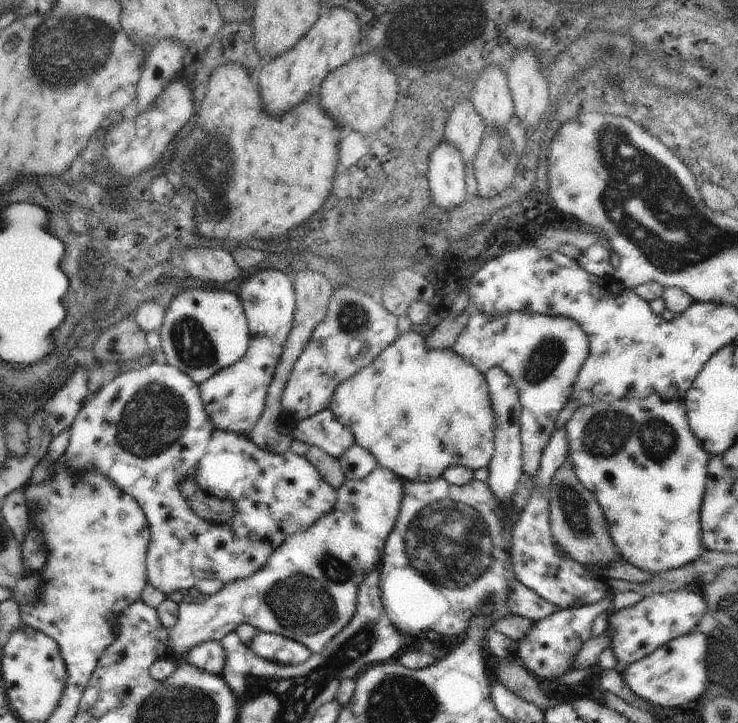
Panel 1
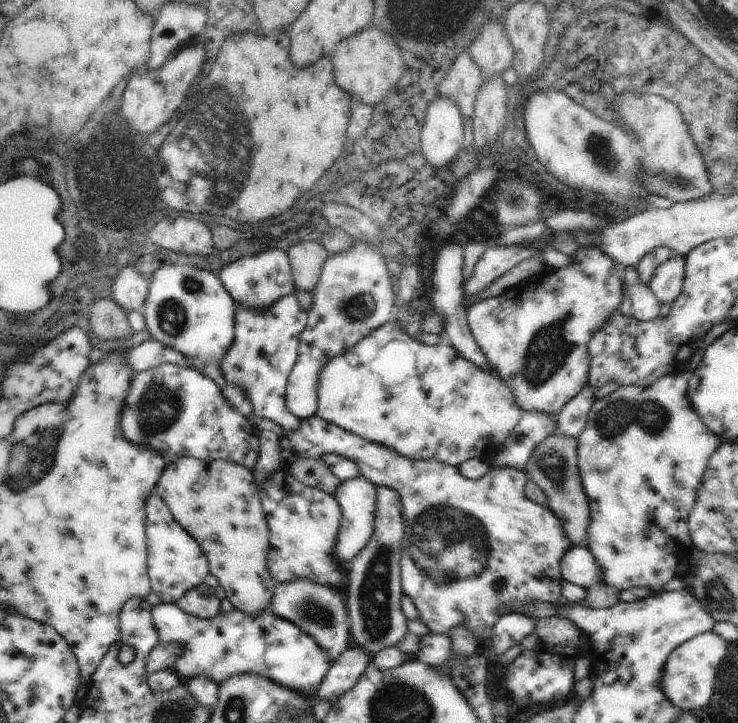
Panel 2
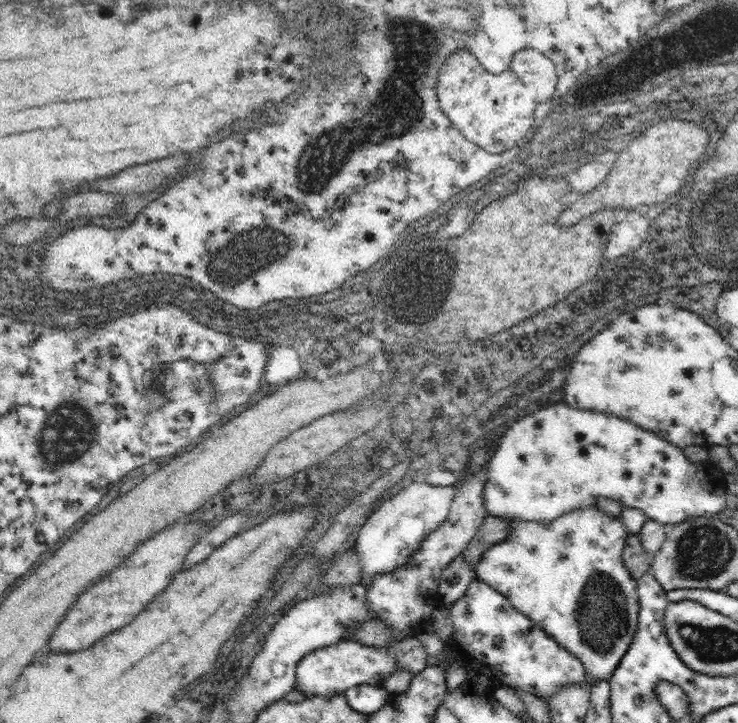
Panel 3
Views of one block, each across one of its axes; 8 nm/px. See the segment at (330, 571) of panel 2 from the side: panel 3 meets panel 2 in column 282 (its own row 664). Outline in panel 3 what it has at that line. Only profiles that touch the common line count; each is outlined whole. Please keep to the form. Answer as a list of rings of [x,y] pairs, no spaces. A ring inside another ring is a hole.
[[[474,578],[466,594],[448,608],[452,616],[448,650],[468,668],[484,674],[492,682],[492,688],[508,686],[516,692],[550,702],[562,688],[586,682],[586,668],[578,656],[572,656],[570,650],[562,648],[484,580]]]

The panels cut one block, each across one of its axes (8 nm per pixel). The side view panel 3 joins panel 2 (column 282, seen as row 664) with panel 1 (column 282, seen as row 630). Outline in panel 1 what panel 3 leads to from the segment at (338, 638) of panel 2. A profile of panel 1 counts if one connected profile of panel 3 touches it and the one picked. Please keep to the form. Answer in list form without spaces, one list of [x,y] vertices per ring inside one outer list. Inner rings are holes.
[[[375,466],[371,474],[363,480],[345,480],[345,484],[335,490],[335,506],[333,510],[317,520],[309,530],[301,534],[293,534],[285,538],[281,548],[277,548],[267,562],[245,580],[231,582],[223,586],[217,594],[209,596],[201,604],[179,604],[177,620],[167,630],[169,638],[165,644],[167,656],[189,654],[191,648],[205,642],[221,642],[229,632],[235,632],[239,624],[251,624],[259,632],[279,634],[289,640],[295,640],[307,646],[313,654],[321,654],[321,650],[349,624],[357,610],[357,592],[359,584],[365,580],[365,574],[379,566],[385,550],[385,542],[389,532],[397,522],[397,514],[401,508],[403,484],[401,478],[391,470]]]

